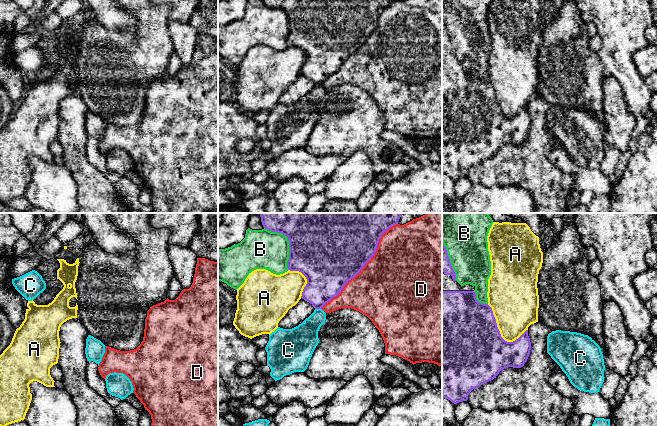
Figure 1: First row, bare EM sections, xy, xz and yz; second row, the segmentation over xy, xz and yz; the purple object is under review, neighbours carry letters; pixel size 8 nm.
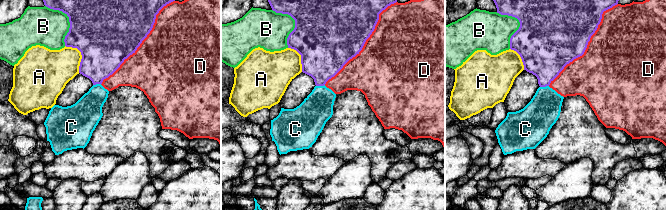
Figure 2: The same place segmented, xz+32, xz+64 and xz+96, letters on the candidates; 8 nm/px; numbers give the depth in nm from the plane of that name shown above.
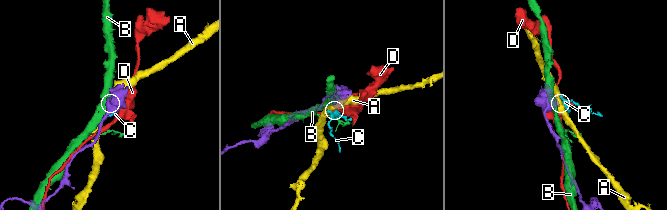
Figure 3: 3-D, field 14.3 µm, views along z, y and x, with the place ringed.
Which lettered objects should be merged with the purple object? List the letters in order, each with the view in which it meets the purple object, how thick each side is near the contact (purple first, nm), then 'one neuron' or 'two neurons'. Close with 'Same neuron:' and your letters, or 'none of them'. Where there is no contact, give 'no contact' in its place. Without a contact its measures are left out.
A: yz | 500/360 nm | two neurons
B: xz | 500/320 nm | two neurons
C: xz | 300/200 nm | two neurons
D: xz | 500/500 nm | two neurons
Same neuron: none of them

